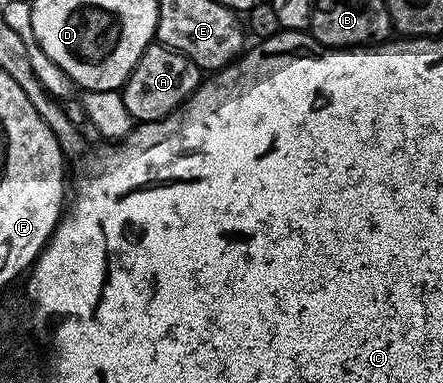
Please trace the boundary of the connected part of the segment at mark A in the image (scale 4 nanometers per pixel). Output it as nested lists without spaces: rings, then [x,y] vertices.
[[[153,41],[141,53],[131,76],[121,88],[125,109],[129,109],[132,120],[152,123],[172,115],[190,95],[199,88],[201,72],[199,66],[181,53],[169,49],[164,43]]]

